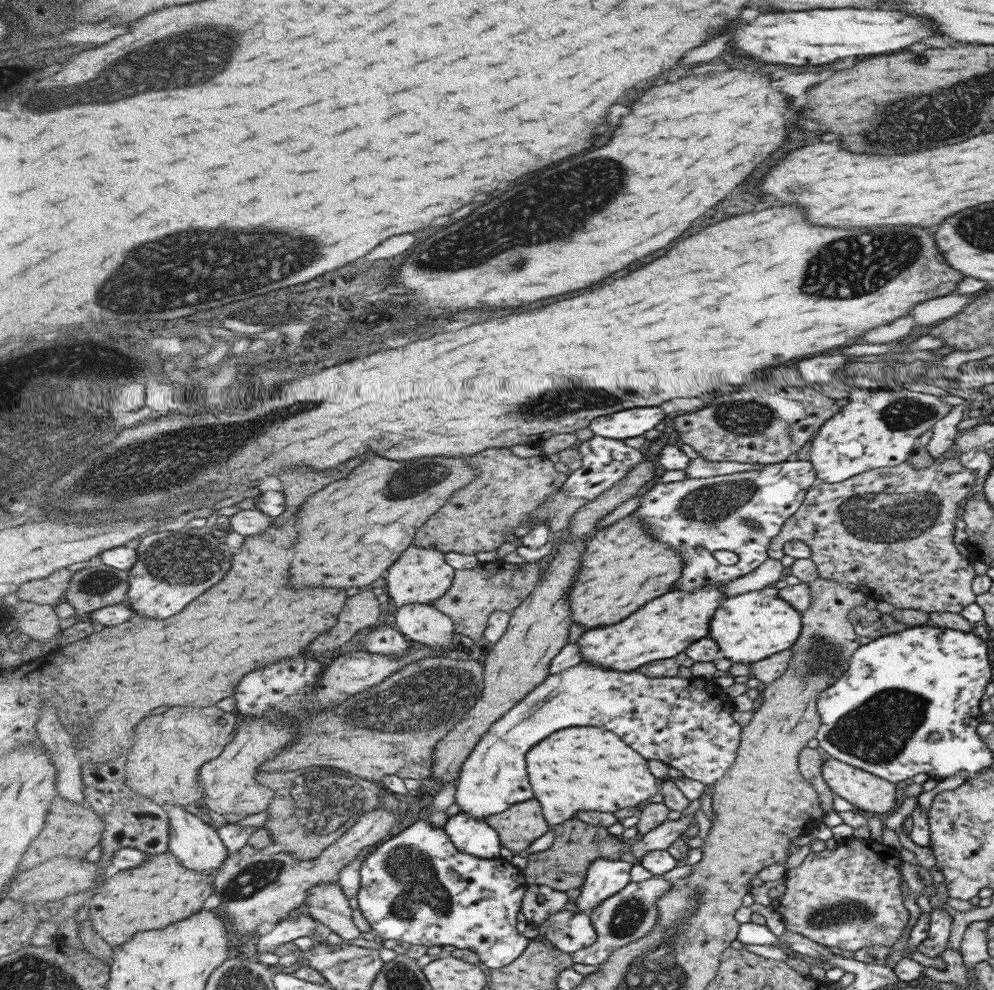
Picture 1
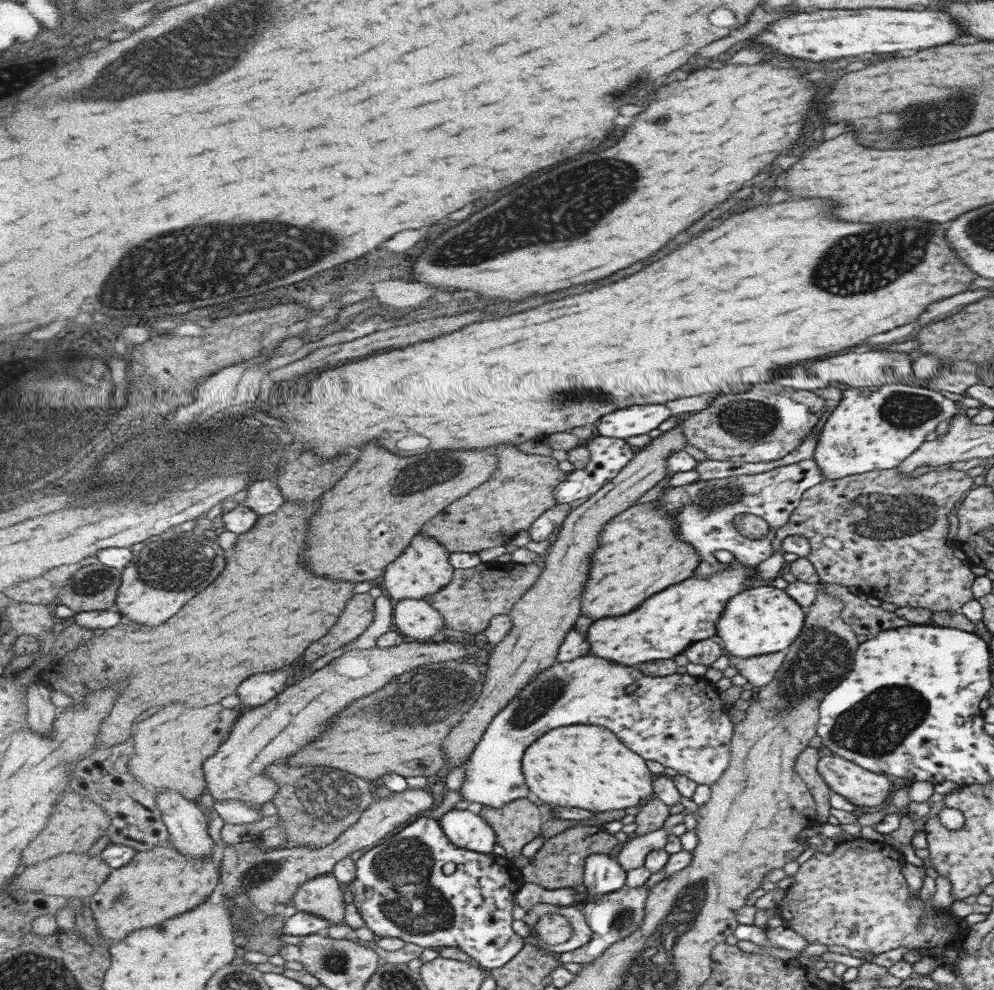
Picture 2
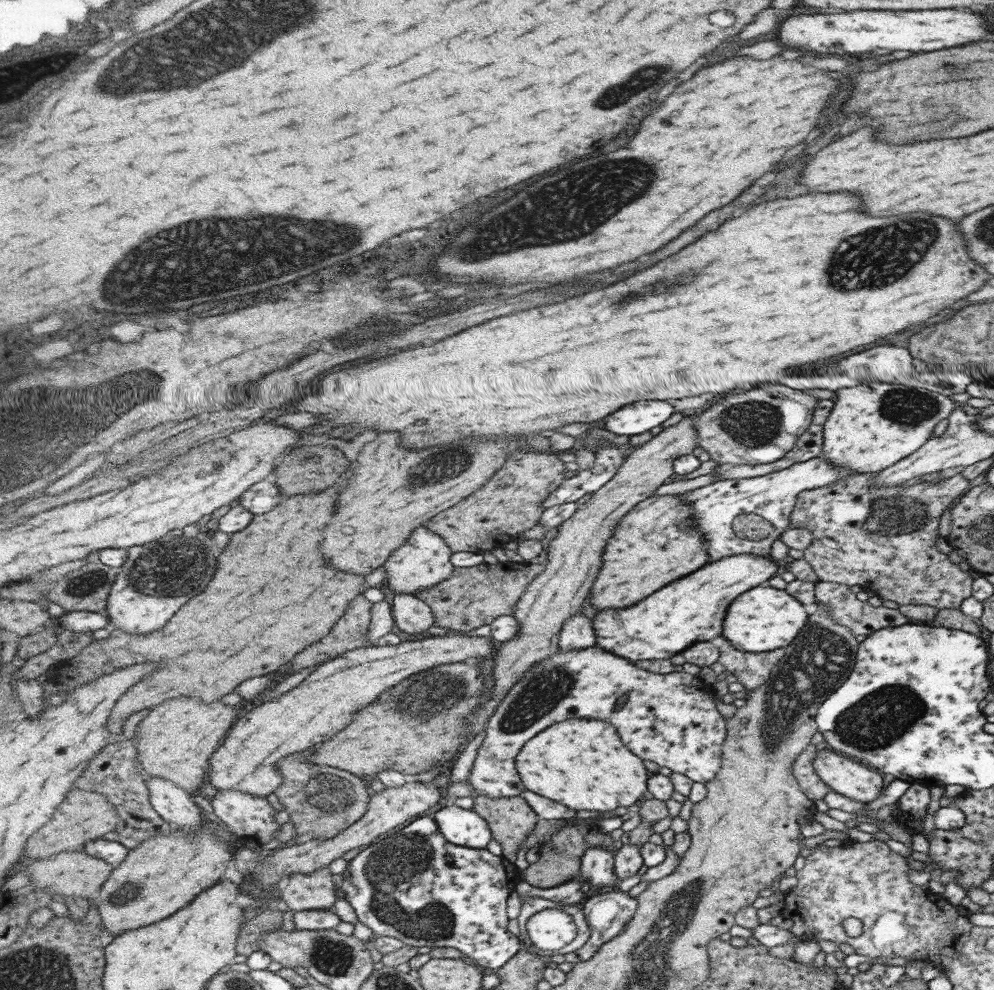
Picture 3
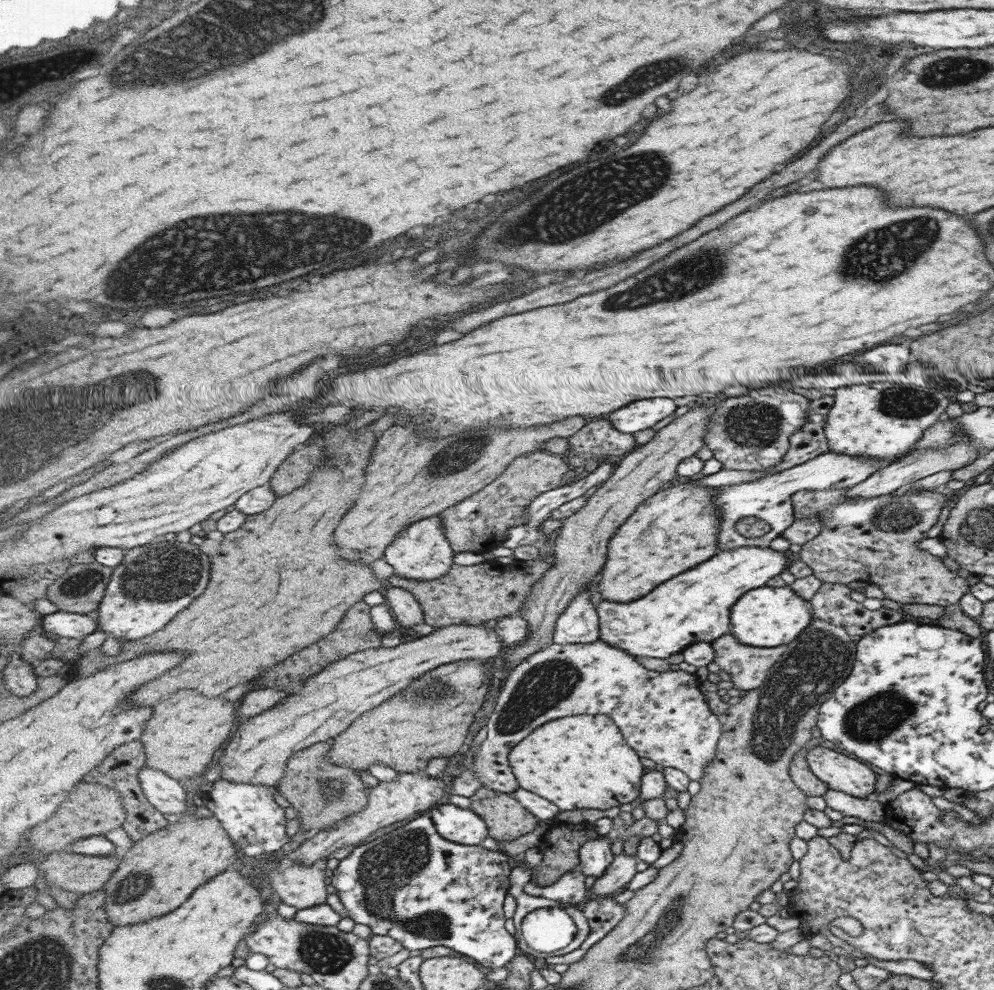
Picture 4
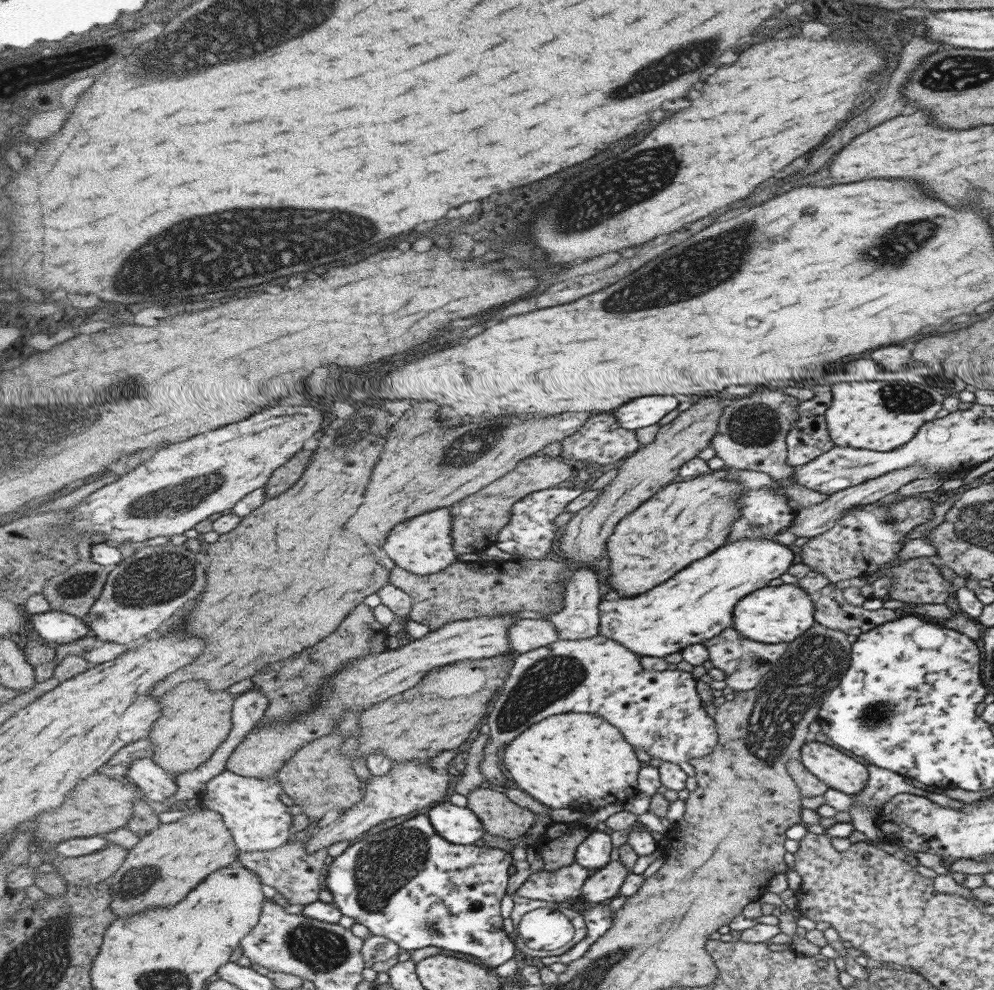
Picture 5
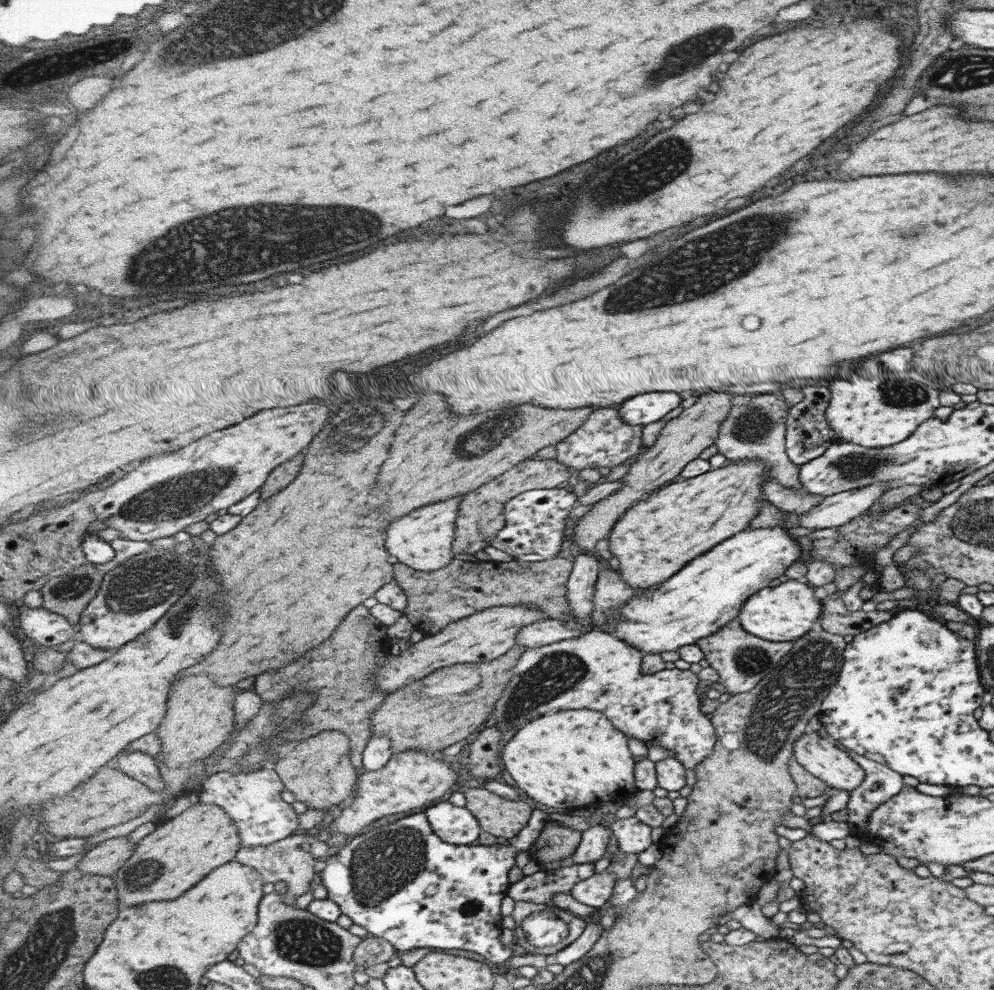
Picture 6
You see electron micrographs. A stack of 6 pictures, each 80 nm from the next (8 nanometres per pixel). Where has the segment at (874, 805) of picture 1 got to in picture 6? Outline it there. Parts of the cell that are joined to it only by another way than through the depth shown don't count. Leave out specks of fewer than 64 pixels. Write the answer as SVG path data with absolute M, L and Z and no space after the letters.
M808 730L797 738L792 756L806 772L822 780L828 789L835 792L852 791L865 776L861 767L846 752L815 731Z

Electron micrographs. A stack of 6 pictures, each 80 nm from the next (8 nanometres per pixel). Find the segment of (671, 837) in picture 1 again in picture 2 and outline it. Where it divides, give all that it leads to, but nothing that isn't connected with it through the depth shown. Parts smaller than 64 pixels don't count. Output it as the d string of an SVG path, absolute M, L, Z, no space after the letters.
M659 829L645 836L636 836L621 846L614 857L618 859L621 866L626 868L627 872L635 870L635 868L641 868L641 866L644 866L647 855L652 850L666 848L666 842L671 834L670 829Z

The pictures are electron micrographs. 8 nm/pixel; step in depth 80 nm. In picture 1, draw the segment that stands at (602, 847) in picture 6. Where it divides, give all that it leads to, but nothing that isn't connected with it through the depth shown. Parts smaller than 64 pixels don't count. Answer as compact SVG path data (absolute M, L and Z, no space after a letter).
M598 858L588 868L585 884L575 900L578 912L591 914L604 900L621 892L631 882L633 863Z

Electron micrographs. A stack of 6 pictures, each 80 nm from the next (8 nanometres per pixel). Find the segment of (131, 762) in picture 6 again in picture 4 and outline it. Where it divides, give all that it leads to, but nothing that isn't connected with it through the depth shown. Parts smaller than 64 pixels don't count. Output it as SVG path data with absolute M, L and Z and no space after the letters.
M149 765L139 771L138 777L146 797L163 814L185 814L184 819L189 818L185 812L187 812L187 797L191 794L187 794L177 779Z

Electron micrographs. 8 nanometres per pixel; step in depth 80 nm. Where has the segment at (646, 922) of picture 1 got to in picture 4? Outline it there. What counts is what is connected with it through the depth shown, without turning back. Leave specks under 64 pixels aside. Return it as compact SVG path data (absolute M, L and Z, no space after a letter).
M615 895L599 896L585 904L583 911L591 924L591 933L576 951L546 958L550 967L556 964L570 965L573 962L579 962L599 940L603 940L624 920L625 908L623 904L617 903L614 897Z

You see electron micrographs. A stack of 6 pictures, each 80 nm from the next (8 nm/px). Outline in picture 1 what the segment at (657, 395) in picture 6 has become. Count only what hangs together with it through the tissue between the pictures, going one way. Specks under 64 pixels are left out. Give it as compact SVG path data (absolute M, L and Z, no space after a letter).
M659 406L632 408L596 418L589 427L597 436L623 441L655 430L665 416L667 413Z

